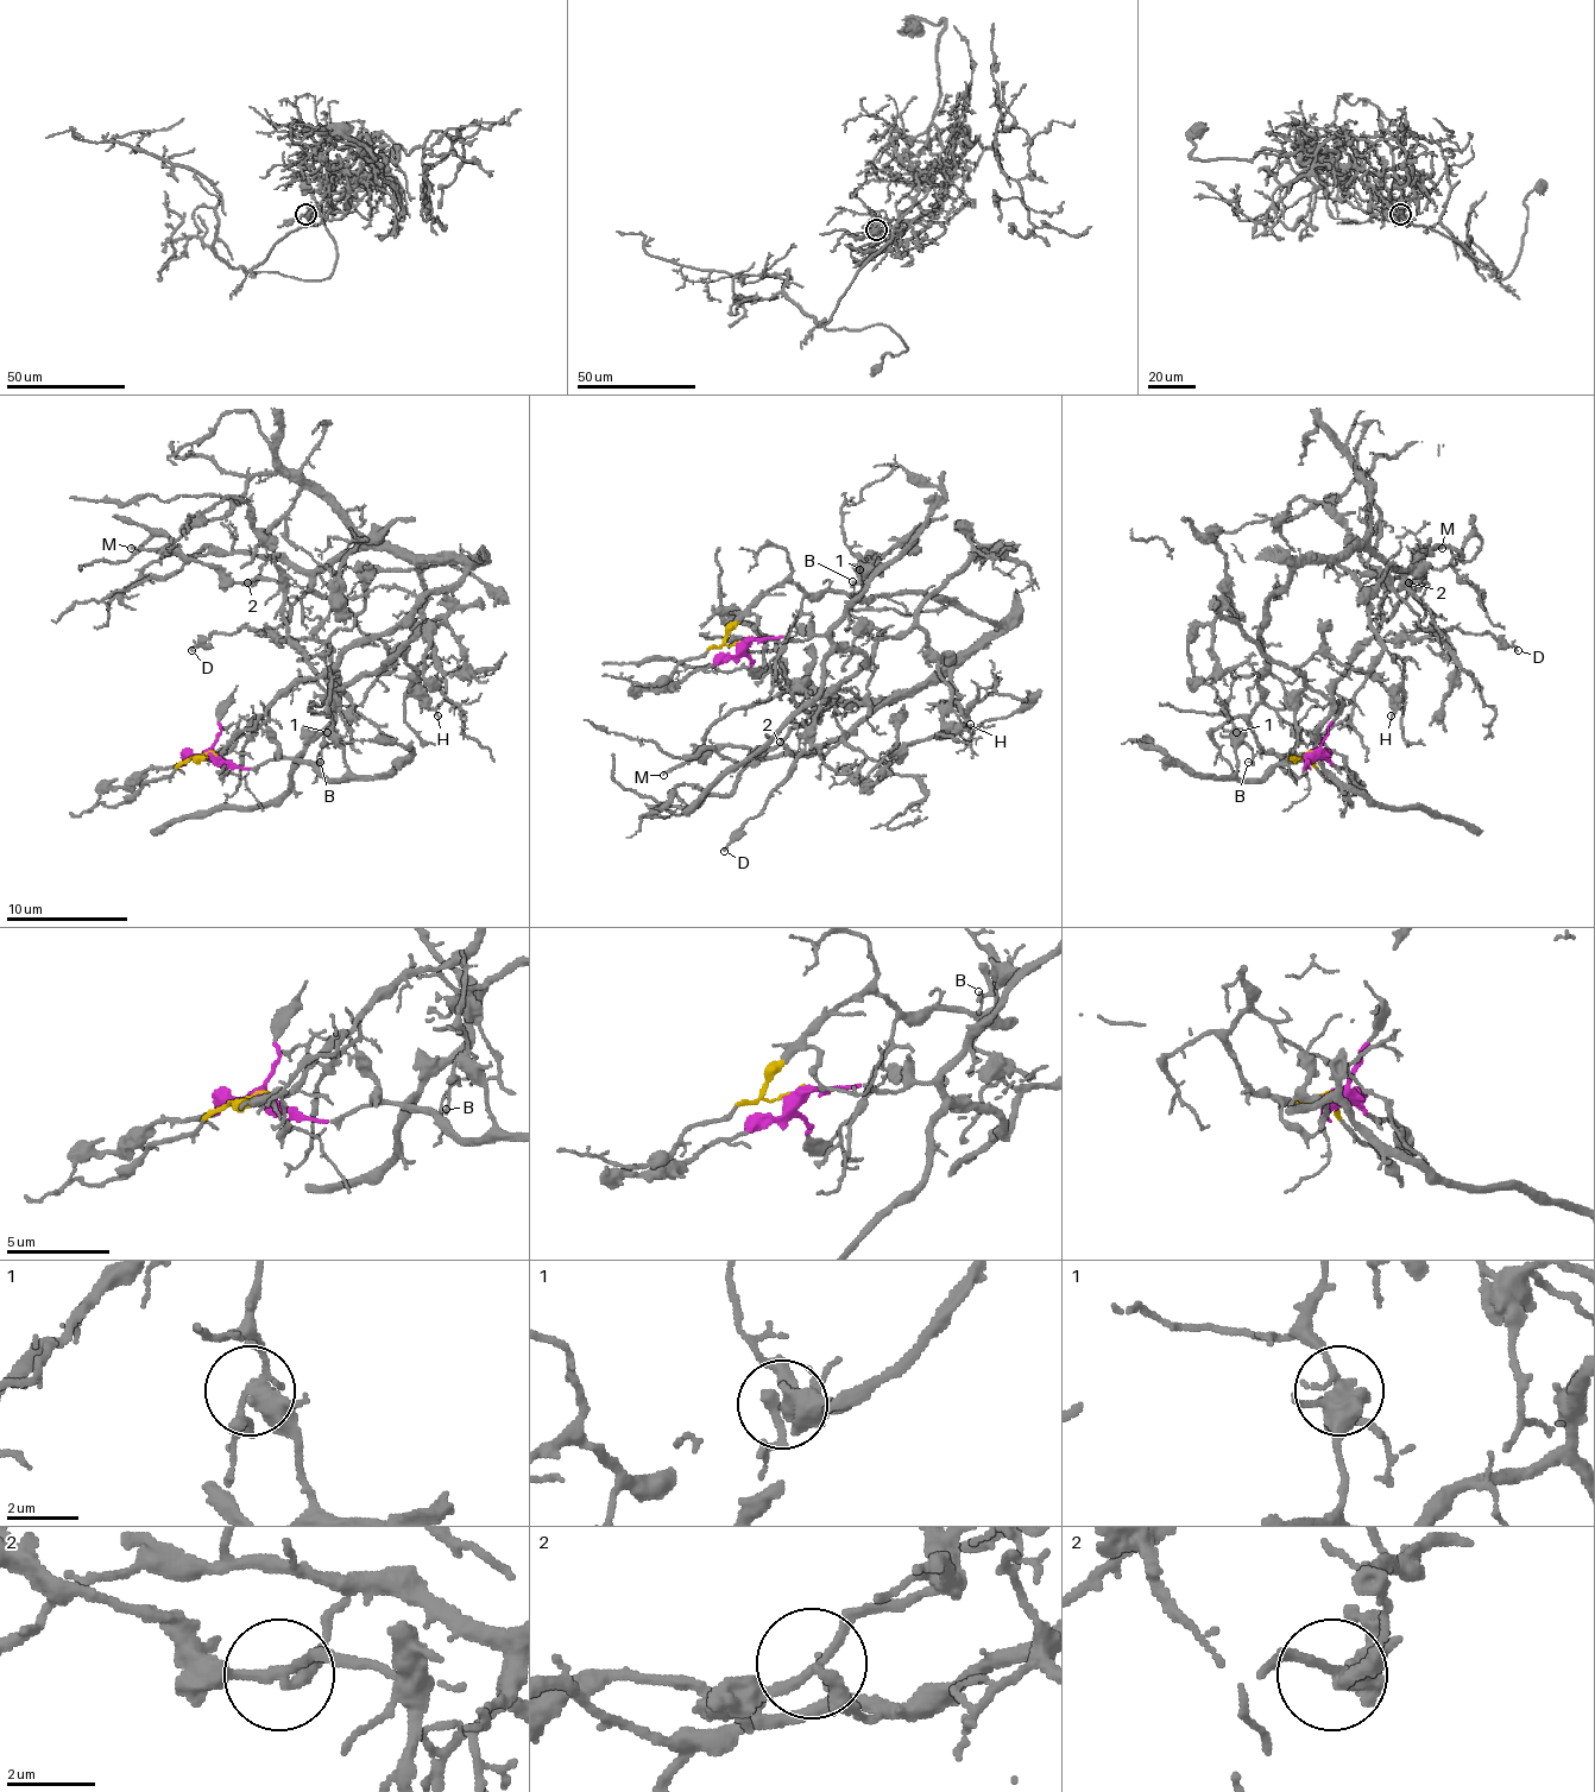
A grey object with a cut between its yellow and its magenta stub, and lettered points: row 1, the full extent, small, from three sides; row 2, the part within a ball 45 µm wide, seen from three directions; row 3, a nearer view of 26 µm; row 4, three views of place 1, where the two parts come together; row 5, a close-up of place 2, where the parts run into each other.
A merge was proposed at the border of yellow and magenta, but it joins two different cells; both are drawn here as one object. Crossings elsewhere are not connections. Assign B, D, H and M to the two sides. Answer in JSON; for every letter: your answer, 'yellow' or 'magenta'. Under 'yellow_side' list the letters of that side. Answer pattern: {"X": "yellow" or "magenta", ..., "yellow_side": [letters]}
{"B": "yellow", "D": "yellow", "H": "magenta", "M": "magenta", "yellow_side": ["B", "D"]}

